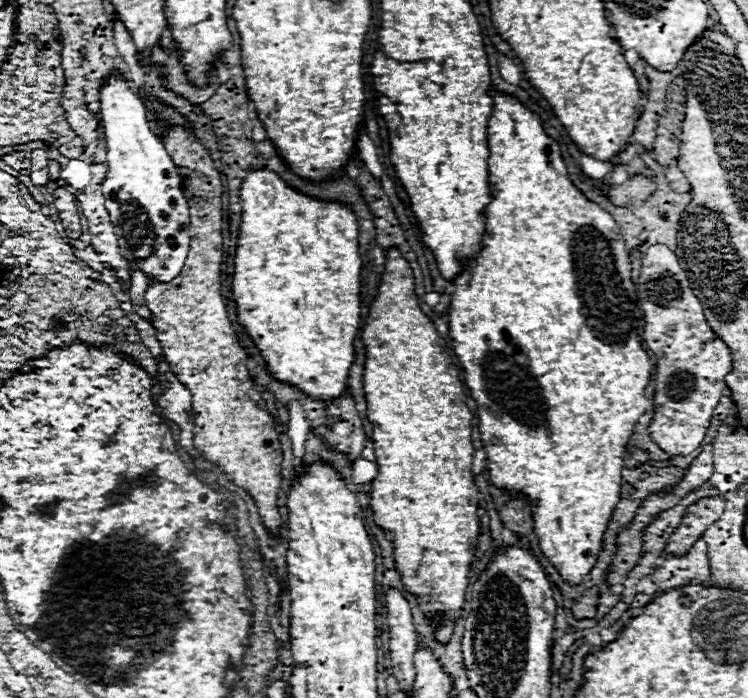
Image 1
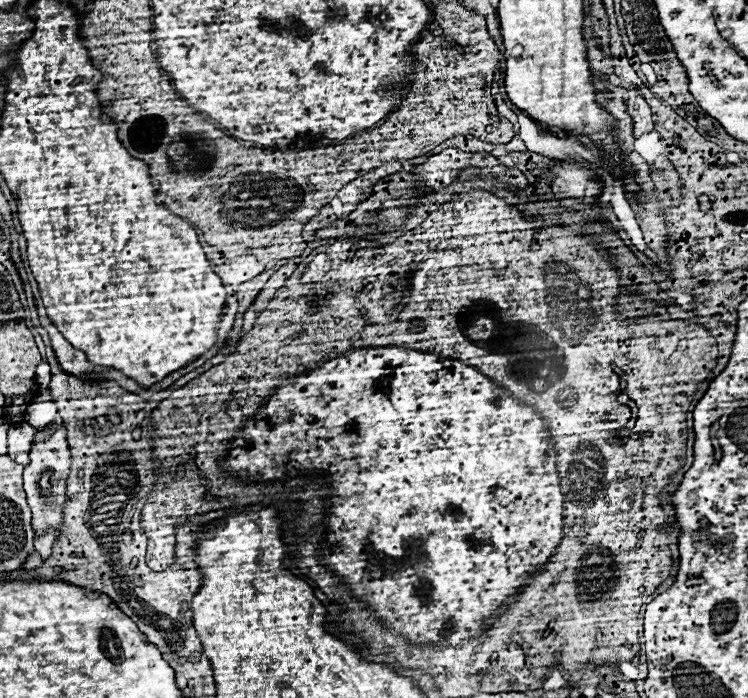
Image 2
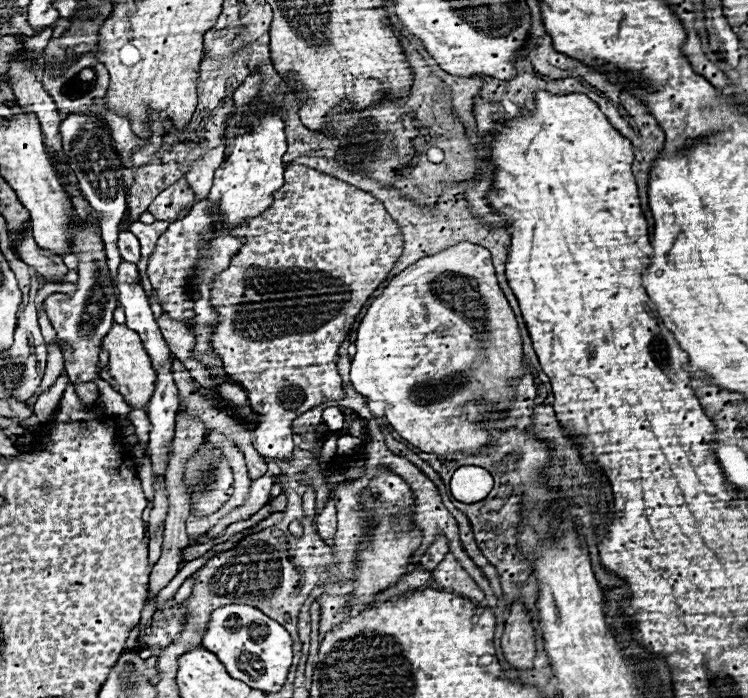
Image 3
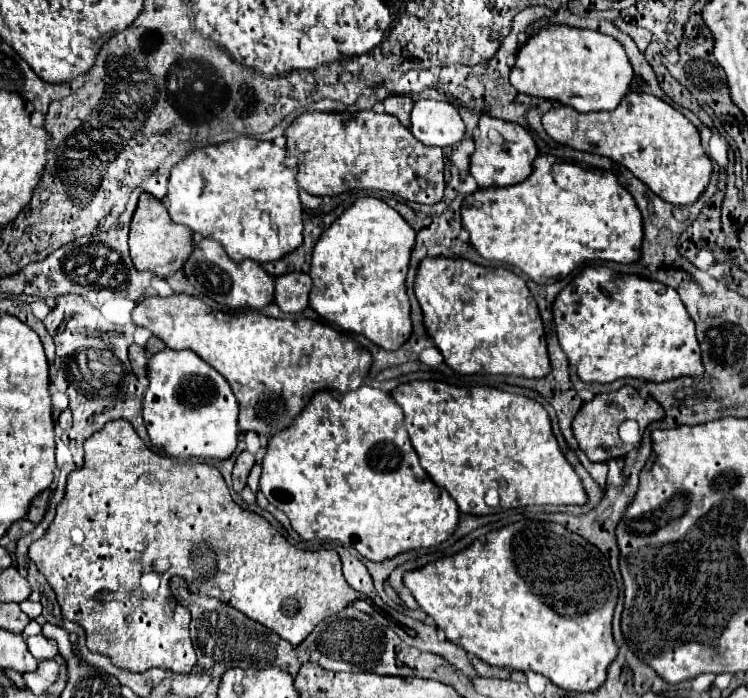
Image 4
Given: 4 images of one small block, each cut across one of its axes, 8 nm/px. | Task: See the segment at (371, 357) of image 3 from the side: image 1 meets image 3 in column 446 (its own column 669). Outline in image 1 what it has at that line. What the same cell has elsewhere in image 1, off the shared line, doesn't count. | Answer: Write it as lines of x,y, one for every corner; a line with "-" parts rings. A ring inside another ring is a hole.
654,244
642,258
638,292
646,322
644,342
656,356
656,412
648,434
666,454
686,456
702,444
714,416
714,408
728,392
724,378
732,372
730,350
710,330
702,306
692,294
692,288
678,264
678,256
668,246

